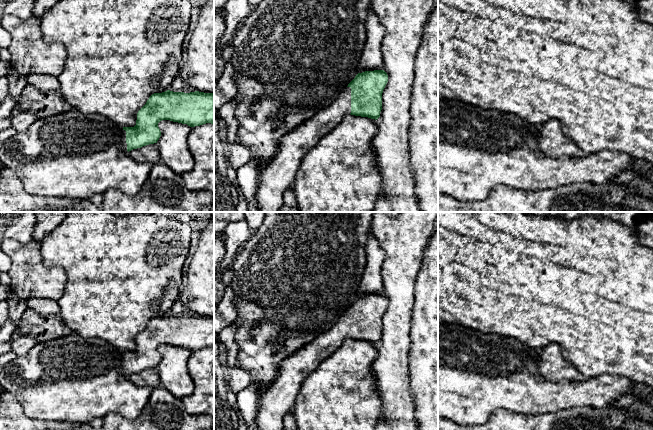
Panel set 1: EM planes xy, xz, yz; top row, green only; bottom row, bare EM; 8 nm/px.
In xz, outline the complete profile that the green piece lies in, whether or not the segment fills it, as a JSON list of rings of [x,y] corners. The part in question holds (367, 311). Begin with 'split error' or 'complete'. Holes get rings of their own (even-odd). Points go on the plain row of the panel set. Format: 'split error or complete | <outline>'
split error | [[[384,294],[358,297],[331,328],[288,356],[280,364],[274,381],[259,397],[255,417],[257,430],[282,429],[283,417],[292,410],[305,378],[346,339],[377,344],[387,306]]]

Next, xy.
split error | [[[167,314],[152,318],[146,328],[138,335],[136,349],[134,351],[123,351],[121,362],[123,372],[129,376],[133,373],[157,367],[161,360],[158,347],[162,344],[187,348],[190,351],[206,347],[214,349],[214,317],[199,315],[184,317]]]

